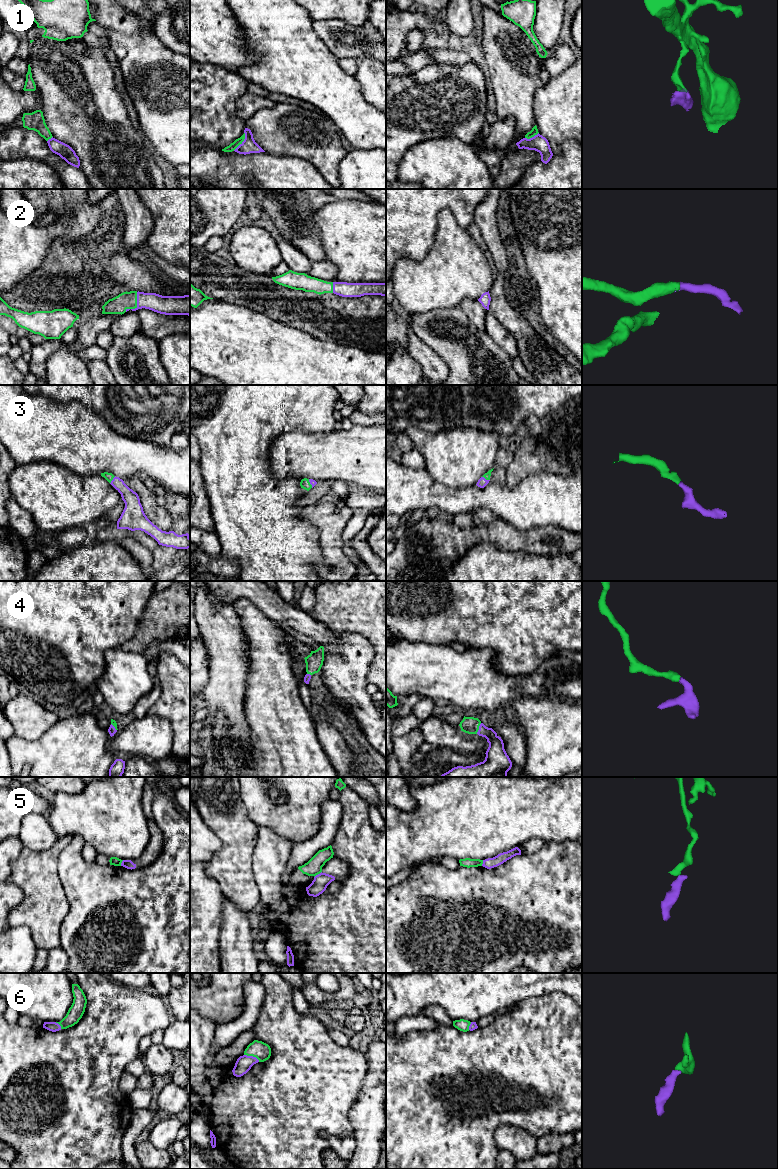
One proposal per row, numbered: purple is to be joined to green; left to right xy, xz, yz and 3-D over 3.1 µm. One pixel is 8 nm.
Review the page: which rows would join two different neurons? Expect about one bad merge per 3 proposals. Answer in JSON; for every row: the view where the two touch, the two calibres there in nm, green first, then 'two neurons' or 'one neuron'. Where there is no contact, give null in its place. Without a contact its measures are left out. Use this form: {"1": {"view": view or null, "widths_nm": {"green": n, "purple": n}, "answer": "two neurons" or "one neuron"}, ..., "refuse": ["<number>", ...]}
{"1": {"view": "xz", "widths_nm": {"green": 60, "purple": 120}, "answer": "two neurons"}, "2": {"view": "xy", "widths_nm": {"green": 140, "purple": 150}, "answer": "one neuron"}, "3": {"view": "xy", "widths_nm": {"green": 70, "purple": 130}, "answer": "one neuron"}, "4": {"view": "yz", "widths_nm": {"green": 140, "purple": 160}, "answer": "one neuron"}, "5": {"view": "xz", "widths_nm": {"green": 140, "purple": 120}, "answer": "two neurons"}, "6": {"view": "xz", "widths_nm": {"green": 140, "purple": 130}, "answer": "one neuron"}, "refuse": ["1", "5"]}

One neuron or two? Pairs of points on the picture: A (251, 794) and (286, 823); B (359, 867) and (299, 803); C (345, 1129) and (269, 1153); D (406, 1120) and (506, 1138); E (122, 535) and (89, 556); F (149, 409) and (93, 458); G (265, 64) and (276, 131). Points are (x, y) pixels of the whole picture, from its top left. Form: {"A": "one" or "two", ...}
{"A": "one", "B": "two", "C": "one", "D": "two", "E": "two", "F": "two", "G": "two"}

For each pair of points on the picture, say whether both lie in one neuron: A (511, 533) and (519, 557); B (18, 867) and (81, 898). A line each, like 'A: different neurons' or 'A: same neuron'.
A: different neurons
B: different neurons

